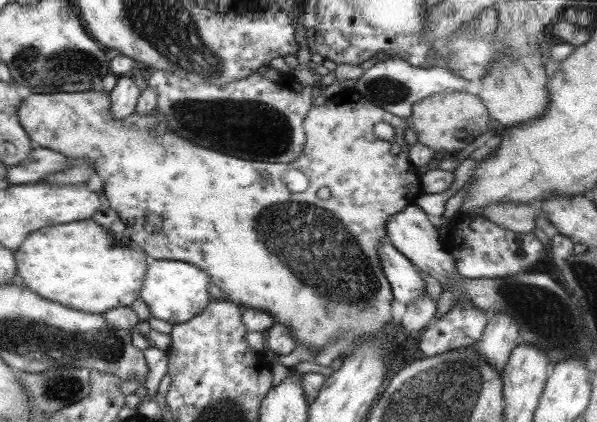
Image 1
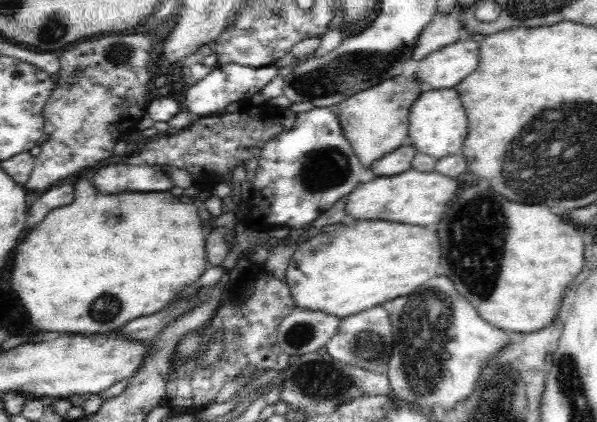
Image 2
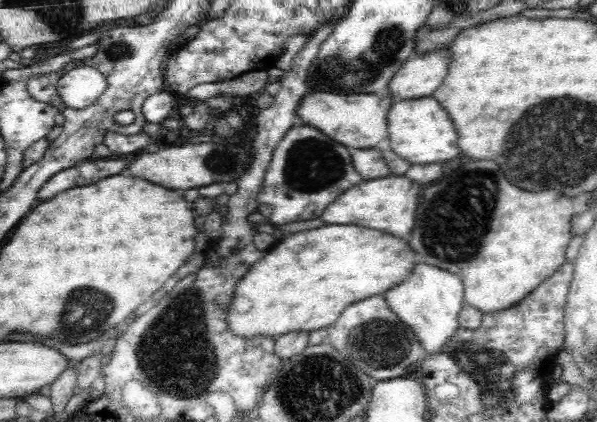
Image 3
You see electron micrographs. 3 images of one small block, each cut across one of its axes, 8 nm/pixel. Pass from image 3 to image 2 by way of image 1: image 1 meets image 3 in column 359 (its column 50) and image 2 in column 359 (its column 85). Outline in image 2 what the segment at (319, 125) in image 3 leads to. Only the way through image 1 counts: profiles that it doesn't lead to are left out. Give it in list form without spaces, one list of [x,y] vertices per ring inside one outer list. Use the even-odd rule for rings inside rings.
[[[400,75],[369,90],[362,90],[336,106],[331,106],[332,111],[339,118],[343,135],[351,144],[363,169],[370,169],[375,160],[407,143],[409,110],[420,94],[422,89],[415,75],[409,78]]]

